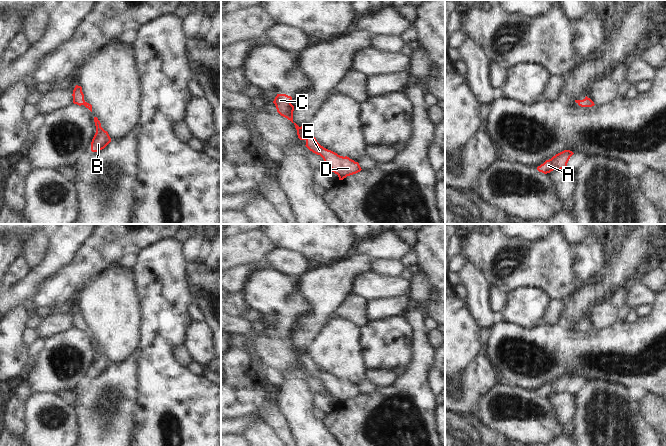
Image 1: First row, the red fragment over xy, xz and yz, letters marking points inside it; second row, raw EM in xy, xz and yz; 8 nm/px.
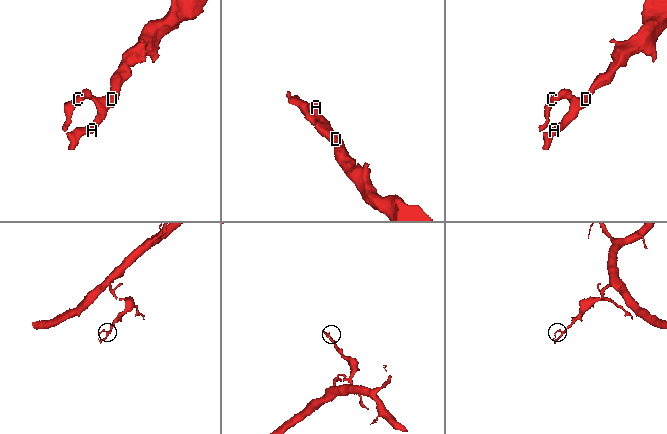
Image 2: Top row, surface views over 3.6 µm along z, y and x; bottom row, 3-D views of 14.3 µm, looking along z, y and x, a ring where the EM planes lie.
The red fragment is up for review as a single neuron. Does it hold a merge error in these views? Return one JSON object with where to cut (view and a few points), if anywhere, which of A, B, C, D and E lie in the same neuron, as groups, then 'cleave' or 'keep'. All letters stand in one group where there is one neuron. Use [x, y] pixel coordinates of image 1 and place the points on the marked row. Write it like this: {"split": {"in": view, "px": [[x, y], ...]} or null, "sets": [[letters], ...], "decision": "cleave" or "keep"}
{"split": null, "sets": [["A", "B", "C", "D", "E"]], "decision": "keep"}

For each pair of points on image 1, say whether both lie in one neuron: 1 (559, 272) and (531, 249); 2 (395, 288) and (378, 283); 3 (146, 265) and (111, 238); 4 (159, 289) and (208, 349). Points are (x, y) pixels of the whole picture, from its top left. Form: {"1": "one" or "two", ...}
{"1": "one", "2": "one", "3": "two", "4": "two"}

